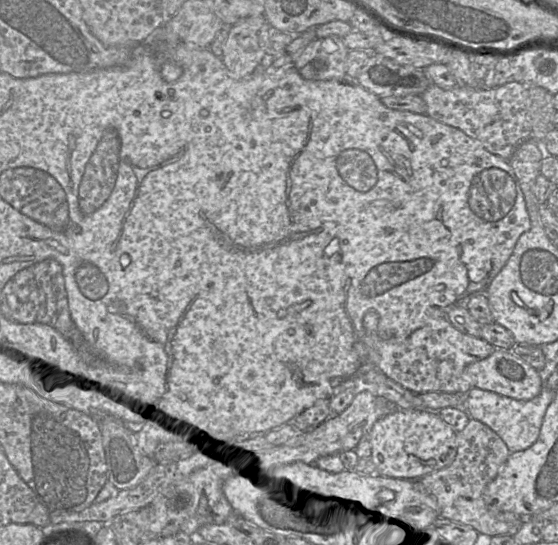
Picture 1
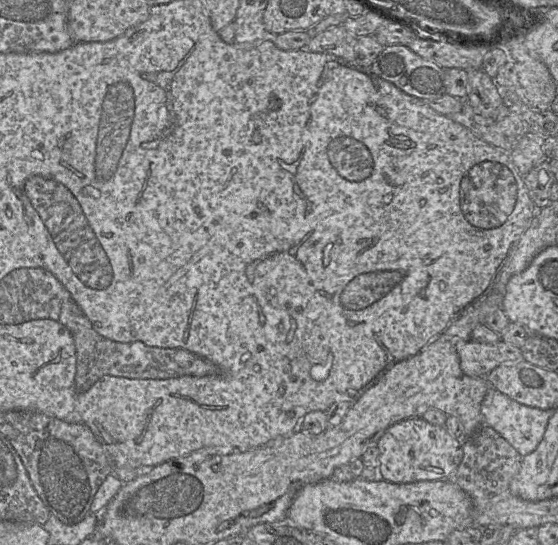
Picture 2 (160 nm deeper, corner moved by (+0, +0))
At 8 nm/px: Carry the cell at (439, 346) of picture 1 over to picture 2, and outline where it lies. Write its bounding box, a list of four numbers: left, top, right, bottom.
[455,340,524,377]

